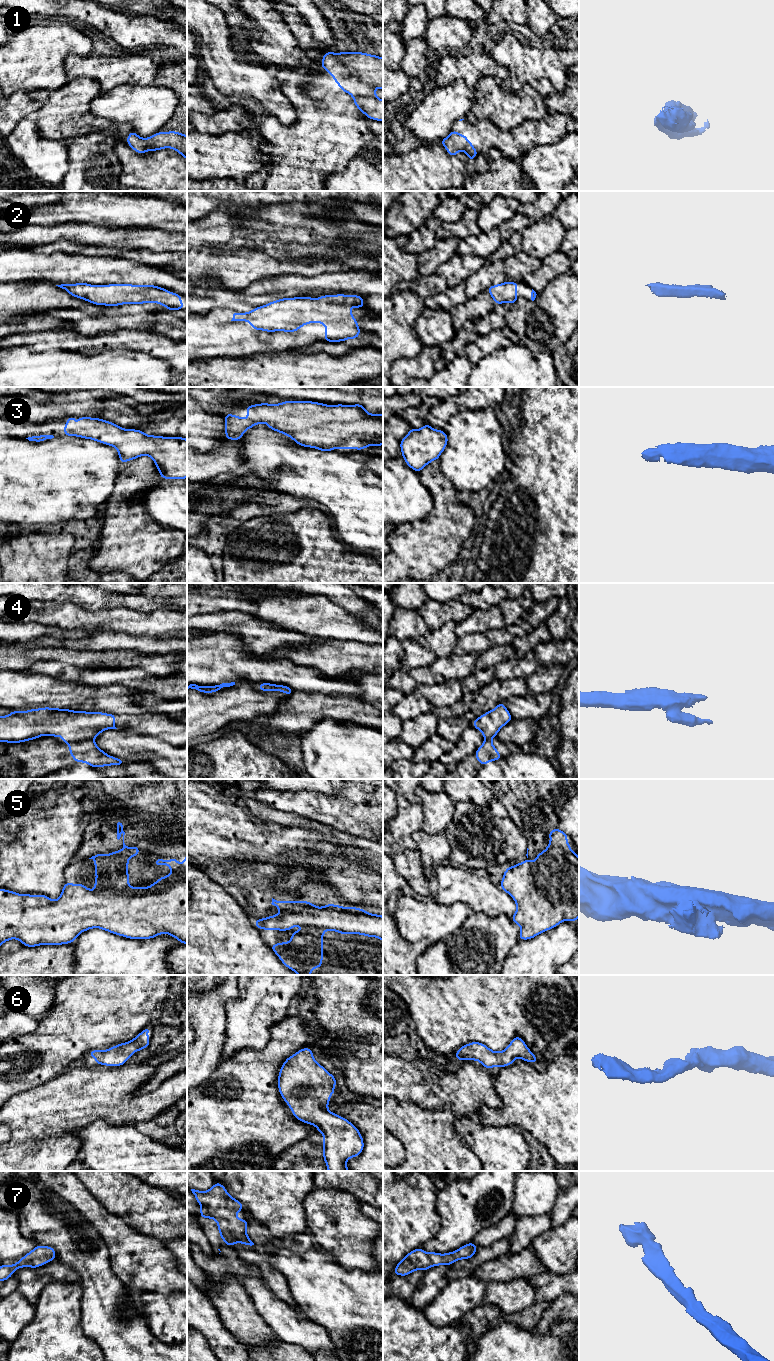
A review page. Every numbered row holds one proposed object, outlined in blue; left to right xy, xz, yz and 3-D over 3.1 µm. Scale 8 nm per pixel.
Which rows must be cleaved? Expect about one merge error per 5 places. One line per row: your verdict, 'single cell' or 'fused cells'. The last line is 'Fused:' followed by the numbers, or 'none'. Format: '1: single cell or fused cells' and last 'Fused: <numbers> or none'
1: single cell
2: single cell
3: single cell
4: fused cells
5: single cell
6: single cell
7: single cell
Fused: 4

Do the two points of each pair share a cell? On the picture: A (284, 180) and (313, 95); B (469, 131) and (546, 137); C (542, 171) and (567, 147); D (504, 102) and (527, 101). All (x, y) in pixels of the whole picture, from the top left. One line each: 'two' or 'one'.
A: one
B: one
C: one
D: one

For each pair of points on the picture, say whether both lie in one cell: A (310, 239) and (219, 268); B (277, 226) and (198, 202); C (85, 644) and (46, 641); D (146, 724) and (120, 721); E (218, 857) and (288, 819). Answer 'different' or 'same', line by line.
A: different
B: different
C: same
D: same
E: different

